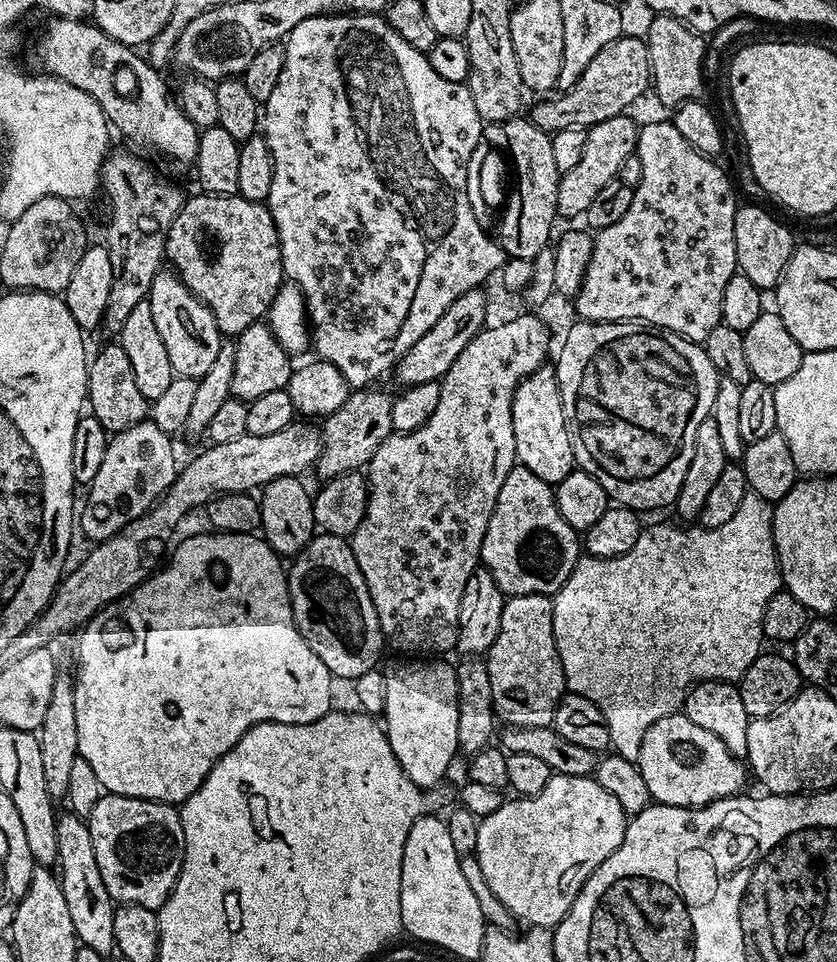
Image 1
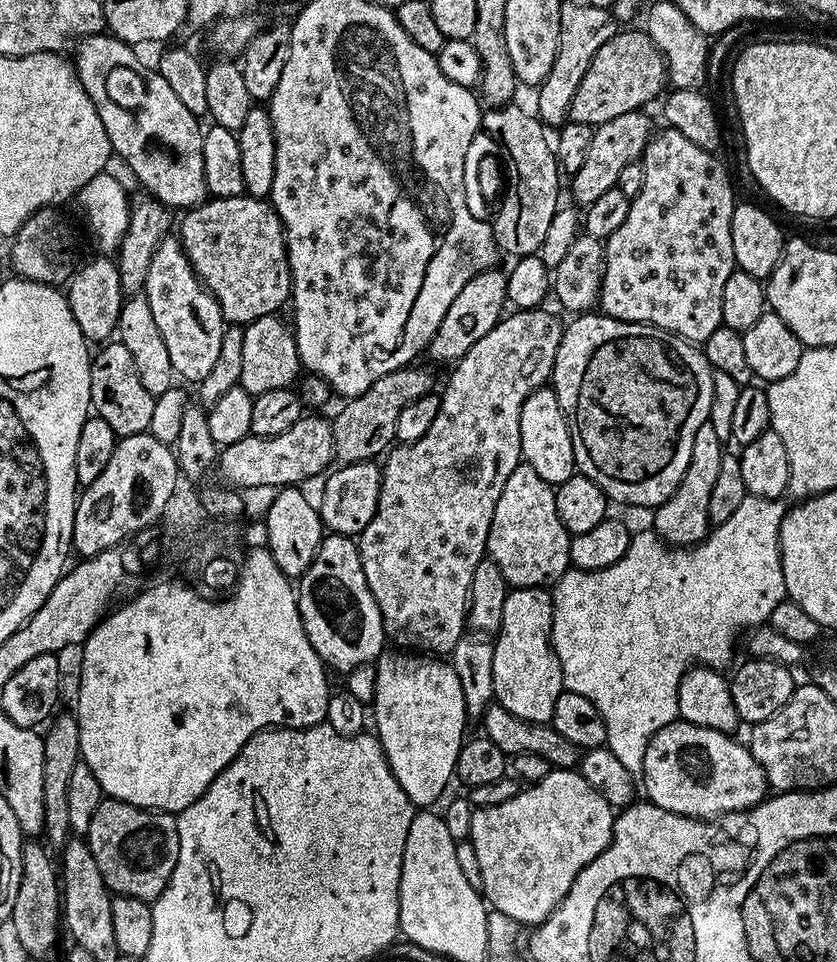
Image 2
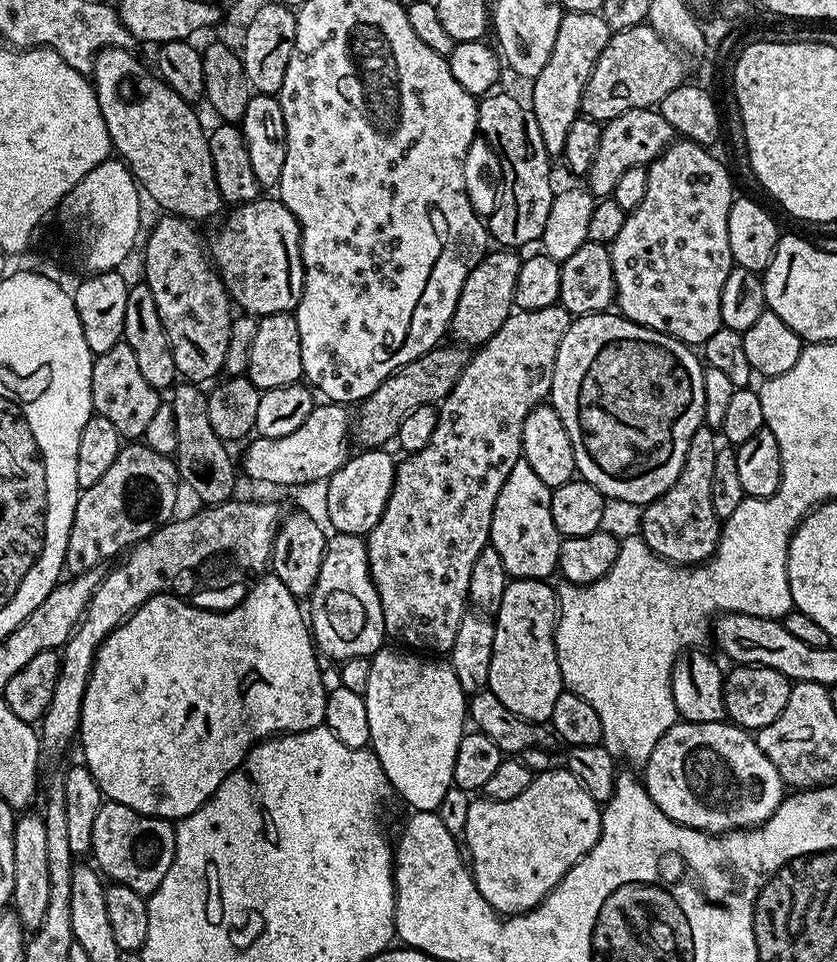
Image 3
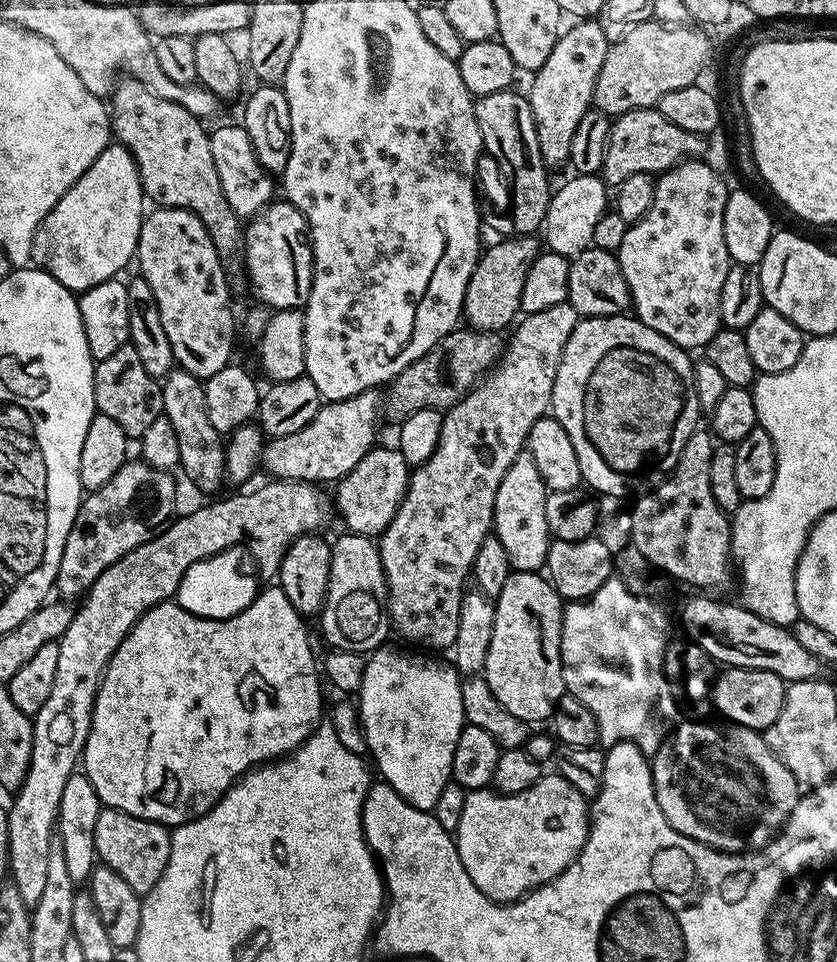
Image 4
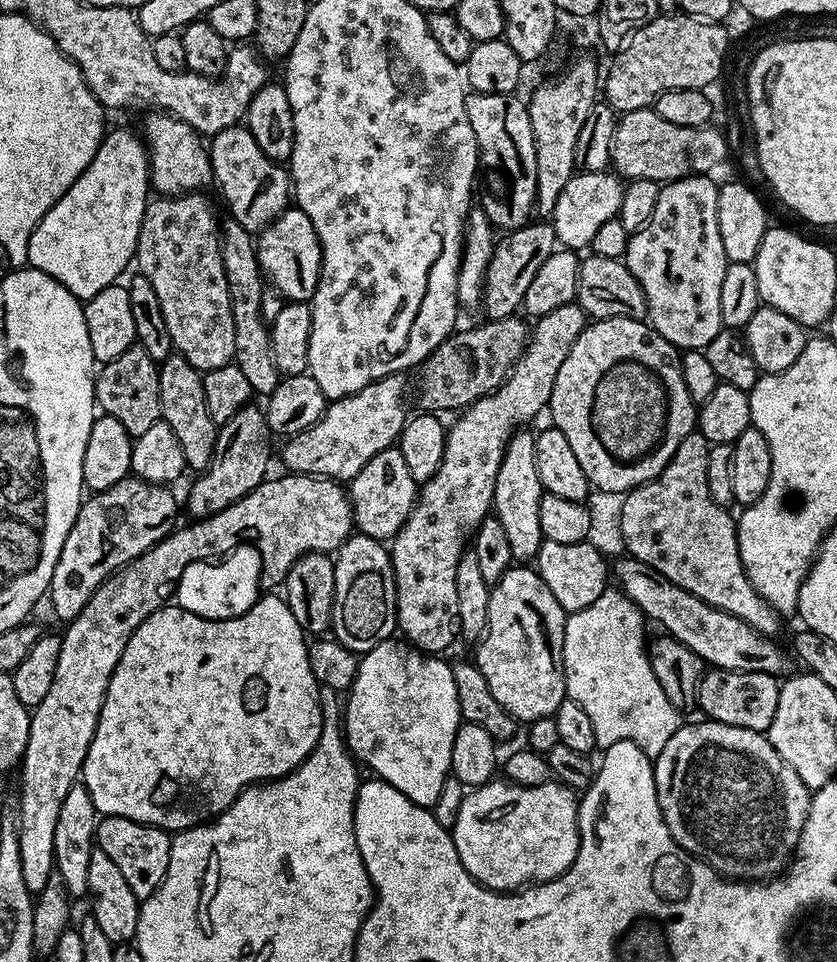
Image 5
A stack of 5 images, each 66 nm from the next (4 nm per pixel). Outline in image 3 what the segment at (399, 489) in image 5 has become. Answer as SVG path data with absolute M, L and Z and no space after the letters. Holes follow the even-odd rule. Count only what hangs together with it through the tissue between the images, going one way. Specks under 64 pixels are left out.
M370 448L349 455L344 465L333 476L328 477L324 492L324 508L328 511L327 523L342 534L367 537L374 526L378 526L378 518L382 518L382 510L386 510L386 502L390 498L390 490L394 486L397 461L392 460L388 450Z

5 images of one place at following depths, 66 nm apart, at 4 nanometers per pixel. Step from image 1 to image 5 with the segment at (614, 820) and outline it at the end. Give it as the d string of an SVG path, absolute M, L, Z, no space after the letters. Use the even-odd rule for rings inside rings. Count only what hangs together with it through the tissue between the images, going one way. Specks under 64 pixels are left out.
M503 778L479 784L465 795L458 822L450 829L462 866L479 884L495 892L509 893L525 886L556 880L574 862L580 845L580 801L573 789L559 782L542 786L518 786Z

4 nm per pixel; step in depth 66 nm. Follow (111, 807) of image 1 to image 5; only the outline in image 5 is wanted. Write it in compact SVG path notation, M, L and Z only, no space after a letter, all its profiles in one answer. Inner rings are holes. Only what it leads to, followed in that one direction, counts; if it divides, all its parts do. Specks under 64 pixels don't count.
M105 816L96 825L95 847L102 851L122 870L130 890L144 901L154 890L160 888L162 878L170 866L170 846L172 836L162 828L155 828L153 824L134 822L130 818L121 816Z

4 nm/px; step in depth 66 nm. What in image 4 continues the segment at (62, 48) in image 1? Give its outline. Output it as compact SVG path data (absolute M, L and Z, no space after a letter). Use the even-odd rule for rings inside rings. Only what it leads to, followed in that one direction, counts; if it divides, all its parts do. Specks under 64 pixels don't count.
M125 75L117 79L110 97L112 135L134 158L138 166L144 195L153 205L162 208L185 208L198 218L218 250L222 270L228 275L228 287L233 293L246 288L246 253L244 250L245 225L241 217L230 210L214 158L210 155L210 132L203 128L201 117L190 114L178 102L158 98L142 82Z

